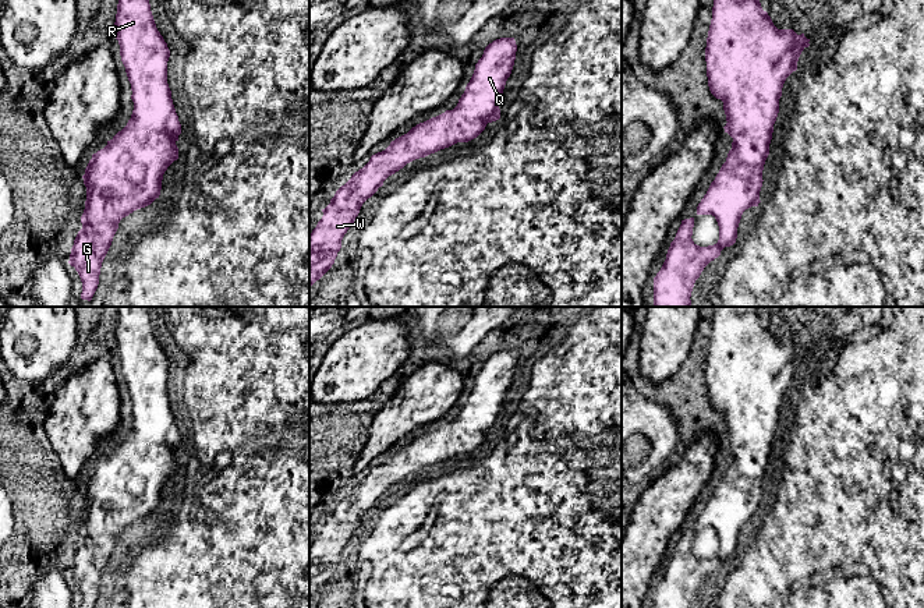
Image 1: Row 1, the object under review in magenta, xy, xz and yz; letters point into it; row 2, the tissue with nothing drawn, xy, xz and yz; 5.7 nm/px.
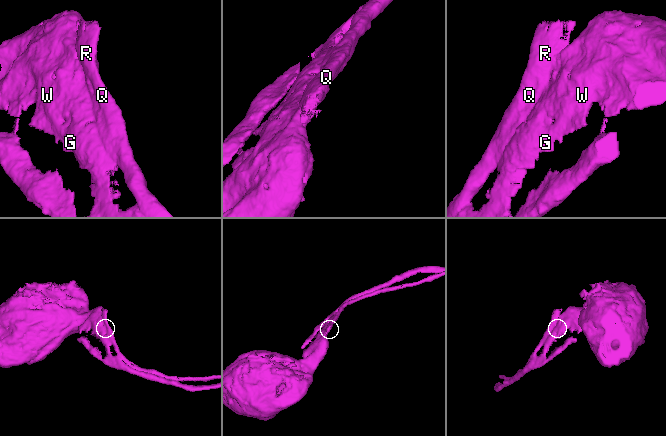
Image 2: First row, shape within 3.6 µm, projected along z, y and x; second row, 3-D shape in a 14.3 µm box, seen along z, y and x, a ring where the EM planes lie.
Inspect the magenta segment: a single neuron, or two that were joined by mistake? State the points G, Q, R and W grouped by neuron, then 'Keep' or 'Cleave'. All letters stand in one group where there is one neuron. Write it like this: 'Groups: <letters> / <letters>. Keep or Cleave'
Groups: G R W / Q. Cleave

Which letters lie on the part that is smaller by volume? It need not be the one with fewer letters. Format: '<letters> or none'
Q

